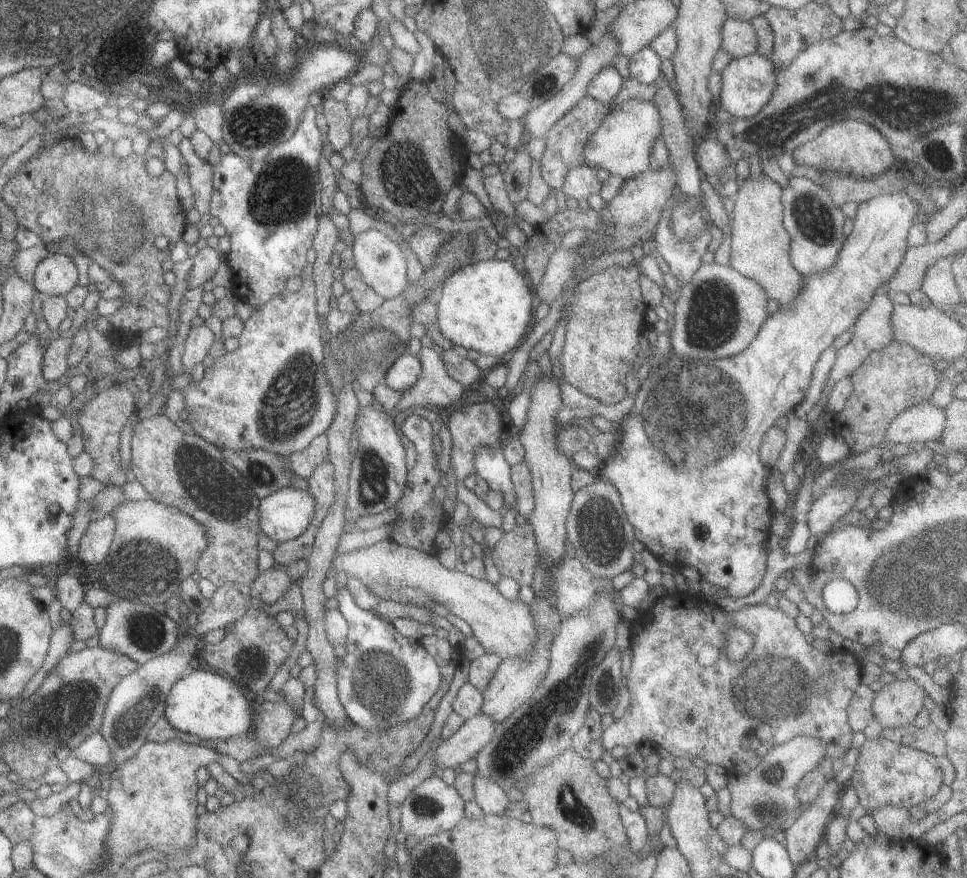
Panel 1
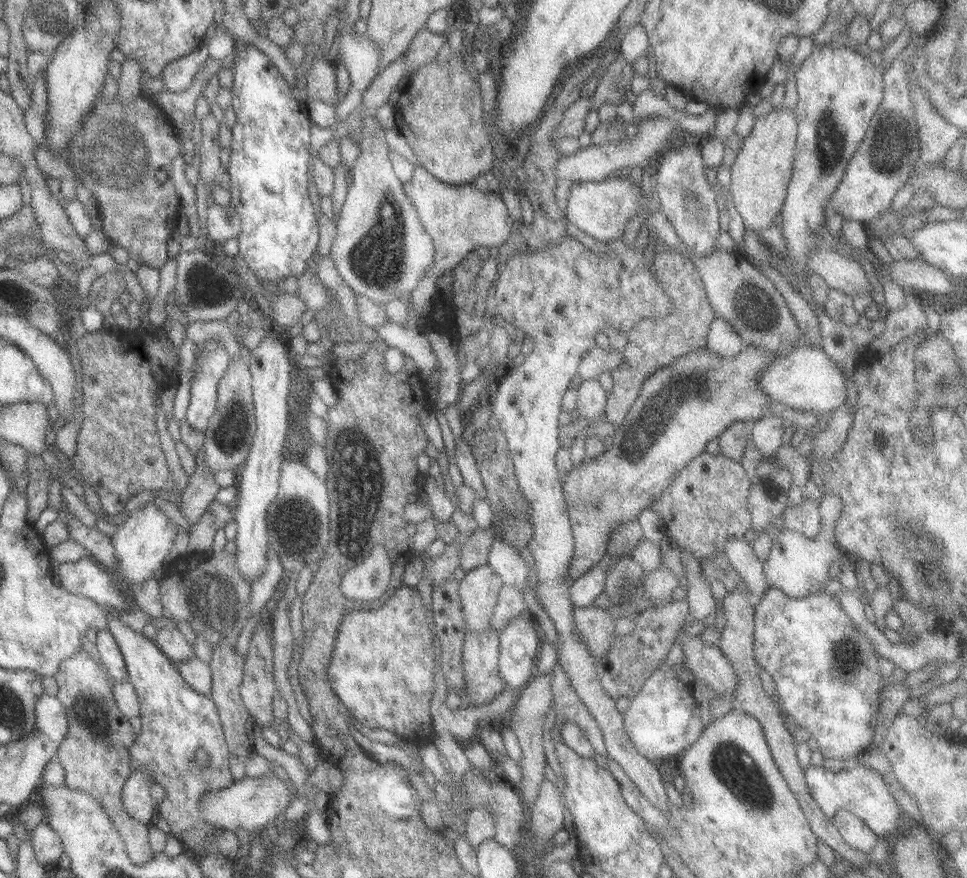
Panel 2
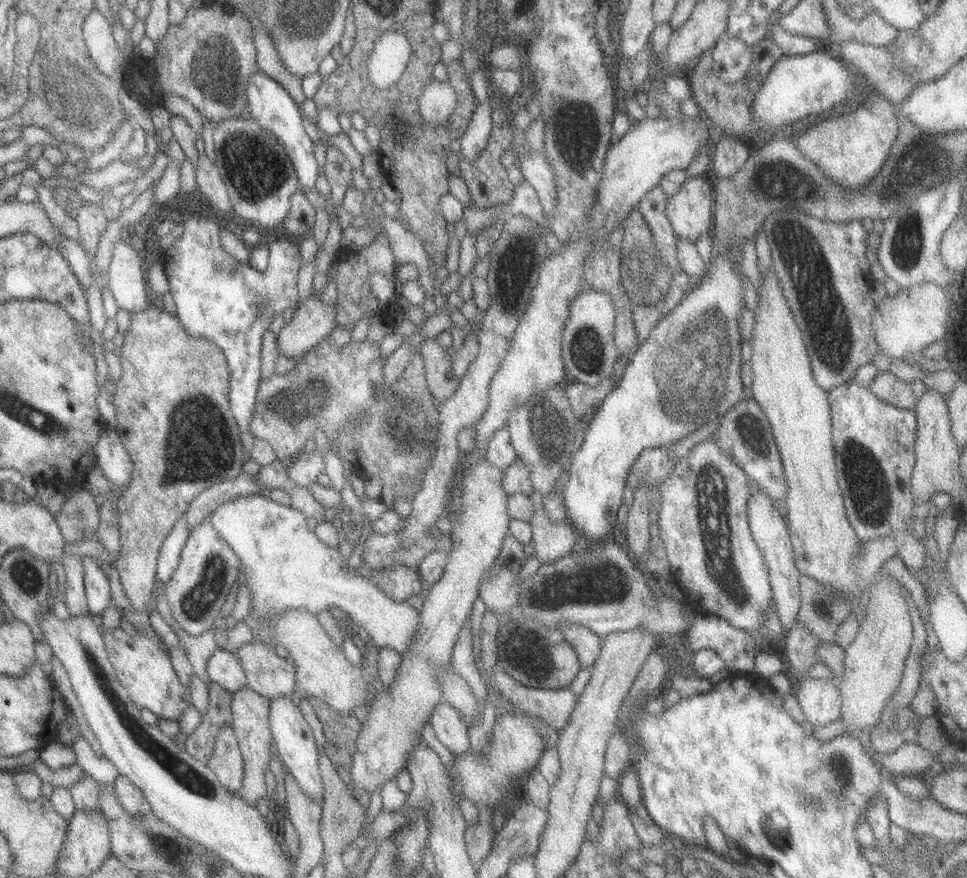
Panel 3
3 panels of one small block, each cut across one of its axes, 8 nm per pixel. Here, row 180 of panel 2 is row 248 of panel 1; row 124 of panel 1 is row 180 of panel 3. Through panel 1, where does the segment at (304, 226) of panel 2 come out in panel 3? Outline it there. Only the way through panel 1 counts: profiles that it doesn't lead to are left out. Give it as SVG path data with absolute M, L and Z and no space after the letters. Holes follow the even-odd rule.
M260 71L249 77L245 85L244 95L250 118L257 126L270 132L285 151L296 174L299 190L303 192L308 188L314 188L315 178L317 178L320 168L316 164L313 154L314 145L303 131L299 105L285 92L282 86Z

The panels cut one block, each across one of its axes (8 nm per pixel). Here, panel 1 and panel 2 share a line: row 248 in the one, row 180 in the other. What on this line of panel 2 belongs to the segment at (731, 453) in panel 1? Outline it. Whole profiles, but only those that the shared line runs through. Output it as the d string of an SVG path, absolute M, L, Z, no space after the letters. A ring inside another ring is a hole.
M911 48L903 49L893 59L889 68L882 71L882 99L870 120L867 132L863 140L858 144L855 152L847 161L843 176L840 183L829 200L829 214L835 213L841 216L842 220L852 221L857 220L863 224L874 220L881 214L885 213L893 200L893 195L906 183L910 170L918 163L918 140L914 132L914 123L912 120L912 108L909 98L909 89L907 88L907 72L911 65Z

